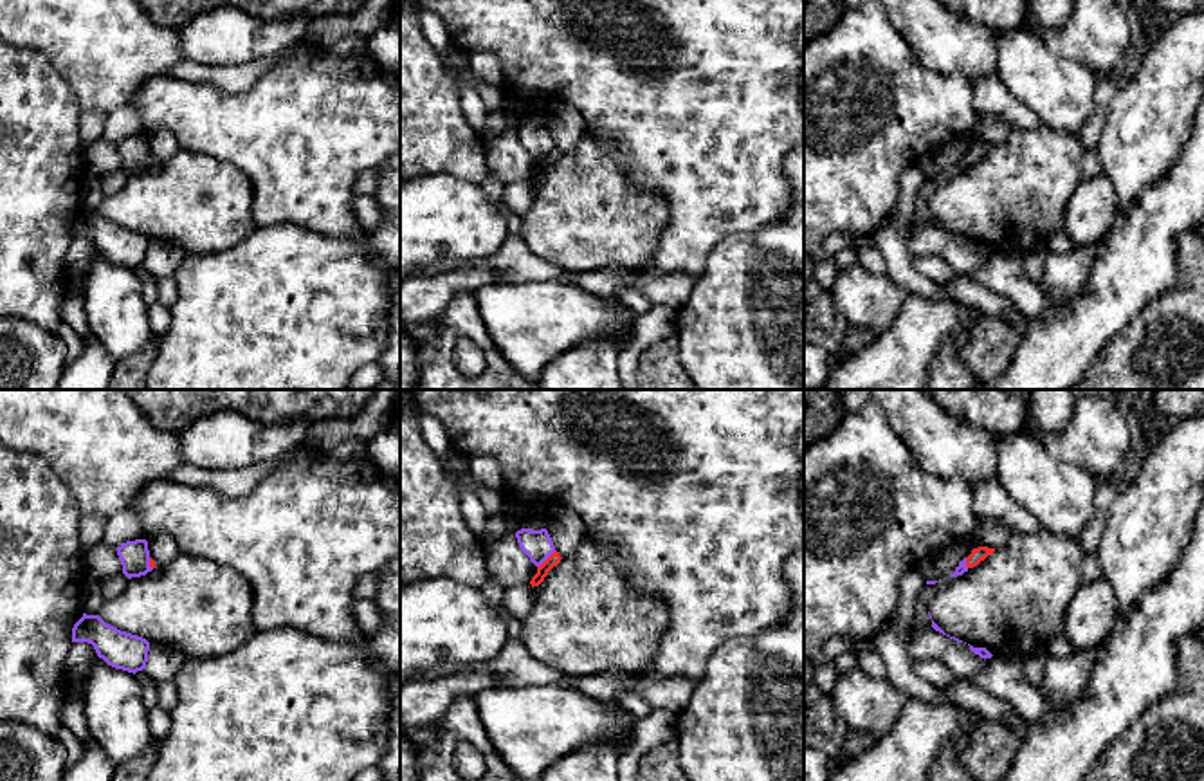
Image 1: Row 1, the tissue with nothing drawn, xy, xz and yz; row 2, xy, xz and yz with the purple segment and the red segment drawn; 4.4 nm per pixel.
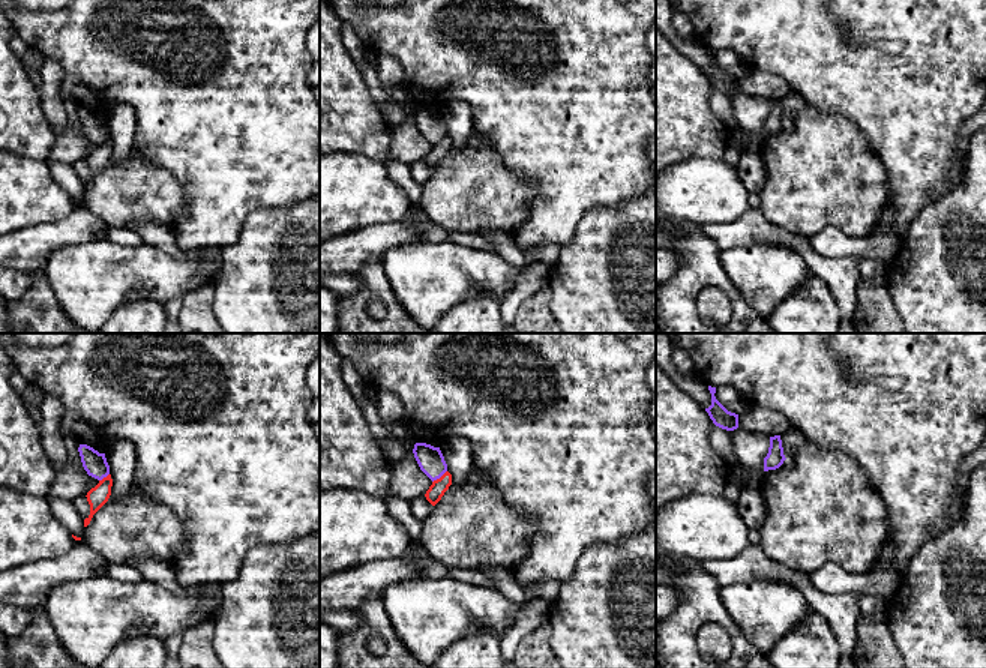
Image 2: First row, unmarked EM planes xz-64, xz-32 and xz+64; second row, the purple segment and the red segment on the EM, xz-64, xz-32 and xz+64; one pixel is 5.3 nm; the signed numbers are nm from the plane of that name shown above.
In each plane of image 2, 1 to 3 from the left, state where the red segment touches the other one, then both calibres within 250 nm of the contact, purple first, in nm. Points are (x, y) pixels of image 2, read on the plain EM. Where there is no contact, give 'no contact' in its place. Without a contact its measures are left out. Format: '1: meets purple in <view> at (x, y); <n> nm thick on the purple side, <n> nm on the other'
1: meets purple in xz-64 at (104, 140); 120 nm thick on the purple side, 110 nm on the other
2: meets purple in xz-32 at (438, 141); 140 nm thick on the purple side, 90 nm on the other
3: no contact

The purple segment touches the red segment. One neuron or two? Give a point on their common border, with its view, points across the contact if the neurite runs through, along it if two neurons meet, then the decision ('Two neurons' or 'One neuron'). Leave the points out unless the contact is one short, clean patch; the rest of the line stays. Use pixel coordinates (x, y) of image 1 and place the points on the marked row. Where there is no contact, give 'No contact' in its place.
Touches purple at xz (547, 558). Boundary: xz (556, 551), (538, 567). Two neurons

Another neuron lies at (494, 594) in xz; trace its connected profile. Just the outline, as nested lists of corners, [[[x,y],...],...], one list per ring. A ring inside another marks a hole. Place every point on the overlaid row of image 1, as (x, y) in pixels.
[[[488,579],[481,588],[483,597],[487,599],[487,602],[501,613],[506,629],[508,629],[508,637],[512,639],[519,639],[521,637],[521,629],[523,629],[523,620],[514,617],[506,606],[505,606],[505,588],[499,586],[497,583],[494,583],[492,579]]]

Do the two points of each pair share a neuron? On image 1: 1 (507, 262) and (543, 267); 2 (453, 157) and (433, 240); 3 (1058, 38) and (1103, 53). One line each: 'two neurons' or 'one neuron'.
1: one neuron
2: two neurons
3: one neuron

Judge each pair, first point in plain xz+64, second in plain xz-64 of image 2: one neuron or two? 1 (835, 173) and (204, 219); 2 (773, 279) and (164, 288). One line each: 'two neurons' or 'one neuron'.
1: two neurons
2: one neuron

